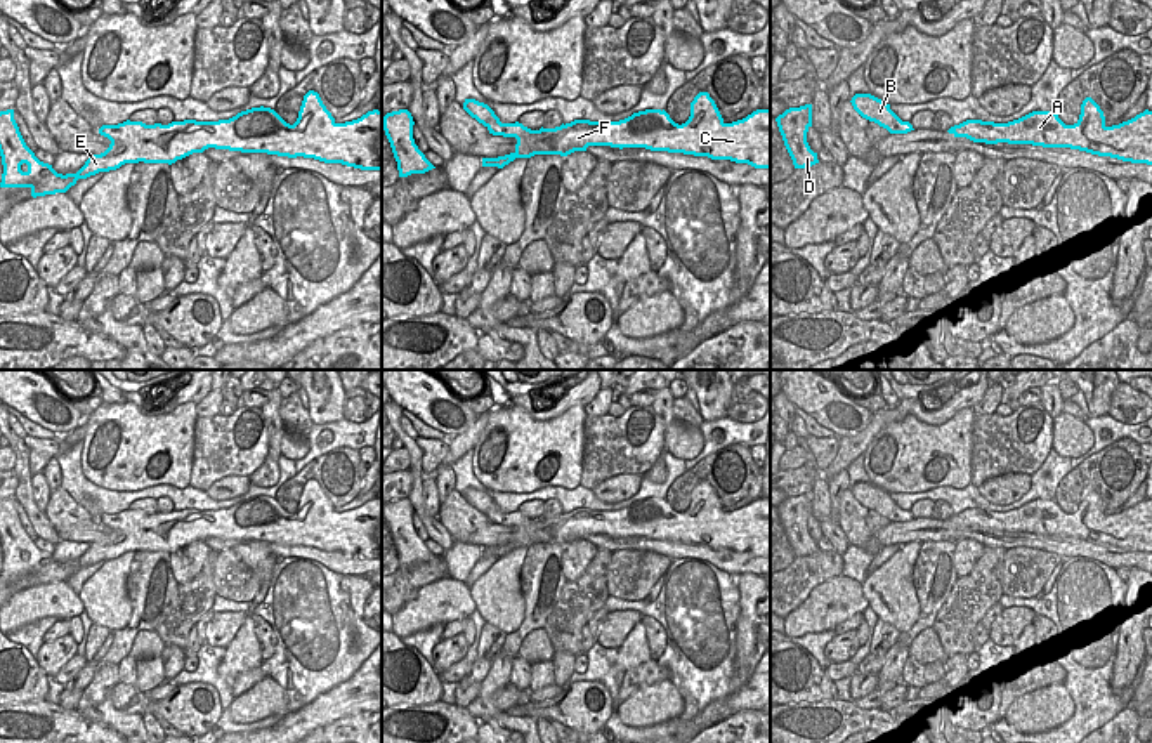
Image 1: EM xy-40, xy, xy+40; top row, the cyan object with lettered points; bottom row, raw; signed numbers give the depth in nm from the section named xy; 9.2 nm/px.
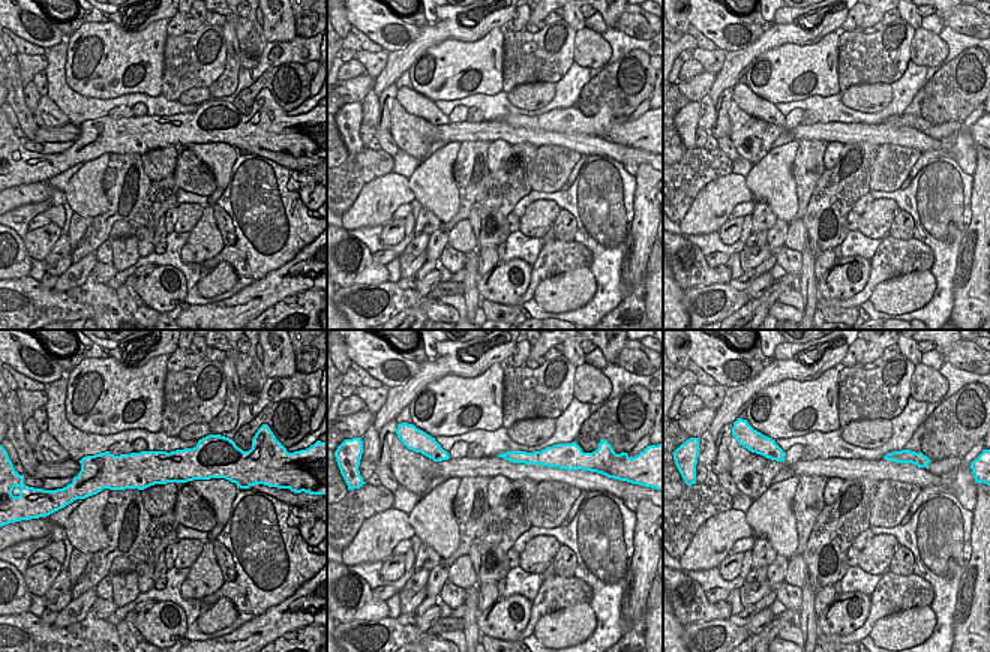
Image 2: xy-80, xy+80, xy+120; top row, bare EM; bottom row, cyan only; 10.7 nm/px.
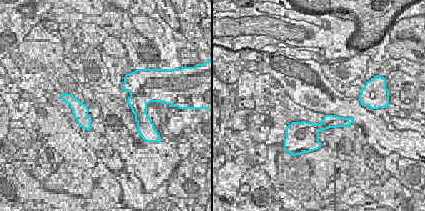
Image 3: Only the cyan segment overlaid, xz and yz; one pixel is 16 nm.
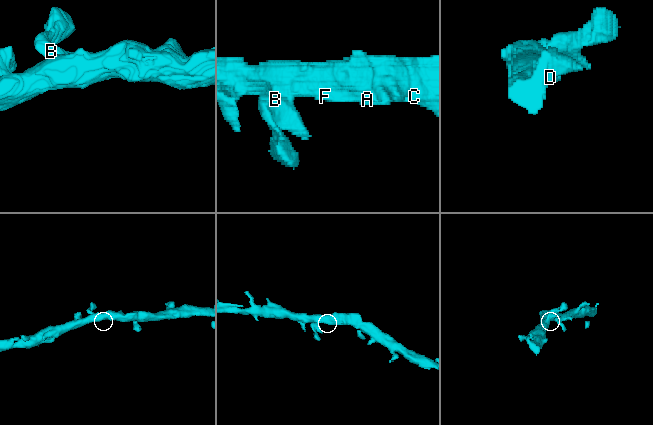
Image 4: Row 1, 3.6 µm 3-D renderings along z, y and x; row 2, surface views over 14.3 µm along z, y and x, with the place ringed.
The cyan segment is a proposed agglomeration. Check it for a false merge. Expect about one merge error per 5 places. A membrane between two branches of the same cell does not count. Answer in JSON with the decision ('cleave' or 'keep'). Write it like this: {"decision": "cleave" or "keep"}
{"decision": "keep"}

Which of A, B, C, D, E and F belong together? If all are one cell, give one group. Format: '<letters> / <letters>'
A B C D E F

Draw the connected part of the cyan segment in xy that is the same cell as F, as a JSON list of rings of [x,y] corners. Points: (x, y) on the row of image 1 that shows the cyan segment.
[[[708,92],[694,97],[691,116],[682,125],[675,123],[664,109],[645,109],[619,122],[574,120],[555,128],[531,130],[519,122],[501,123],[488,104],[475,99],[465,99],[463,109],[489,134],[517,139],[514,153],[482,158],[482,167],[503,168],[515,158],[567,156],[586,151],[588,146],[611,146],[684,153],[770,168],[770,108],[725,123]]]

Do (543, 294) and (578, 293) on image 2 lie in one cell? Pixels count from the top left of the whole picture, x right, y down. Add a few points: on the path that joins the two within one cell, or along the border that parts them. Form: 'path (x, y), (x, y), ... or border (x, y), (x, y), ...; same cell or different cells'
path (552, 296), (569, 293); same cell

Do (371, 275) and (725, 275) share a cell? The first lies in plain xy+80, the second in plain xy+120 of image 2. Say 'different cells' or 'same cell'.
same cell

